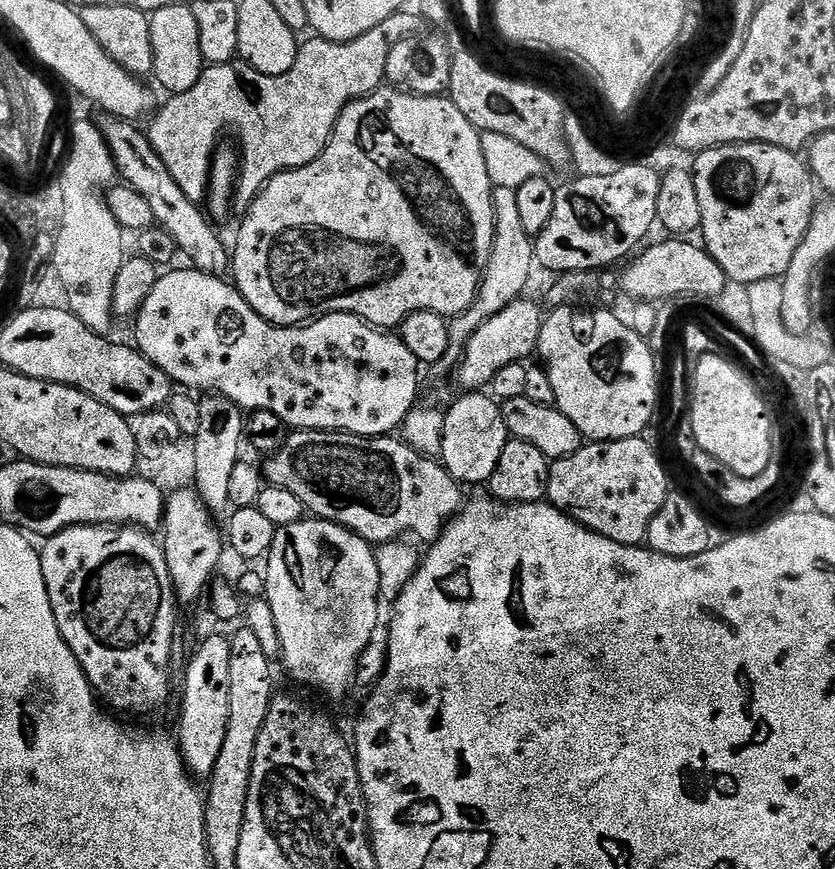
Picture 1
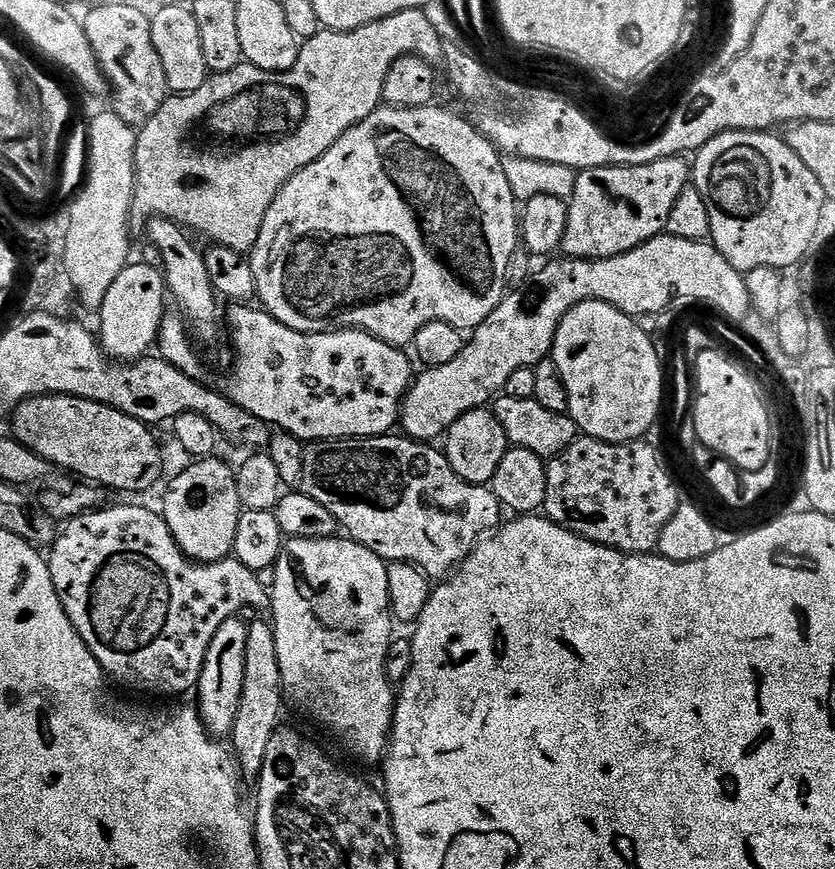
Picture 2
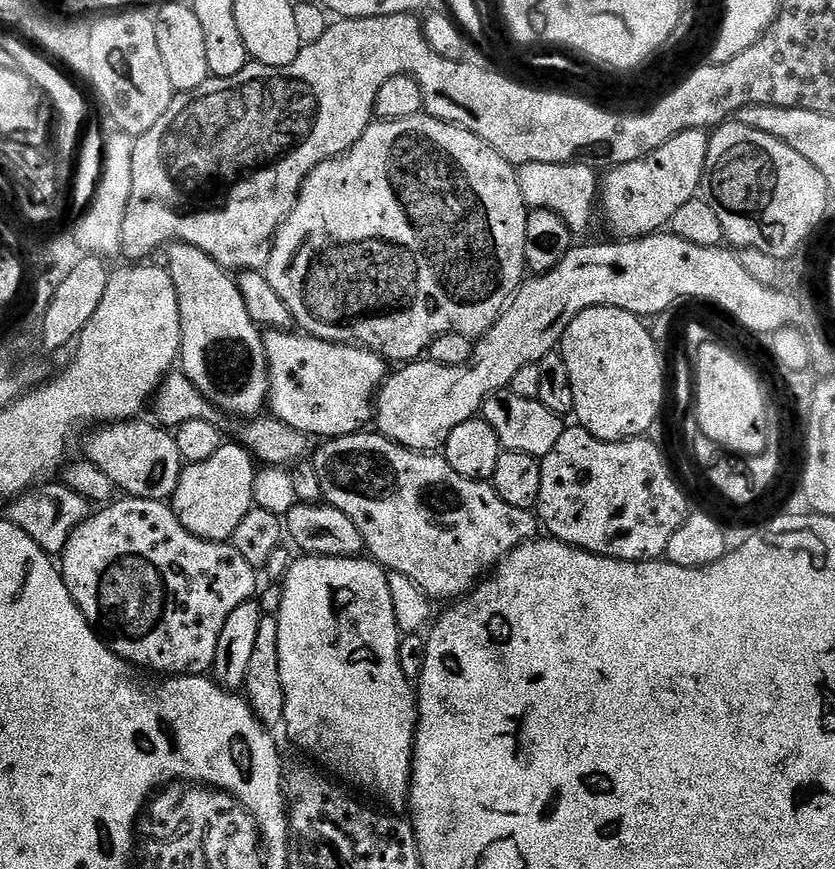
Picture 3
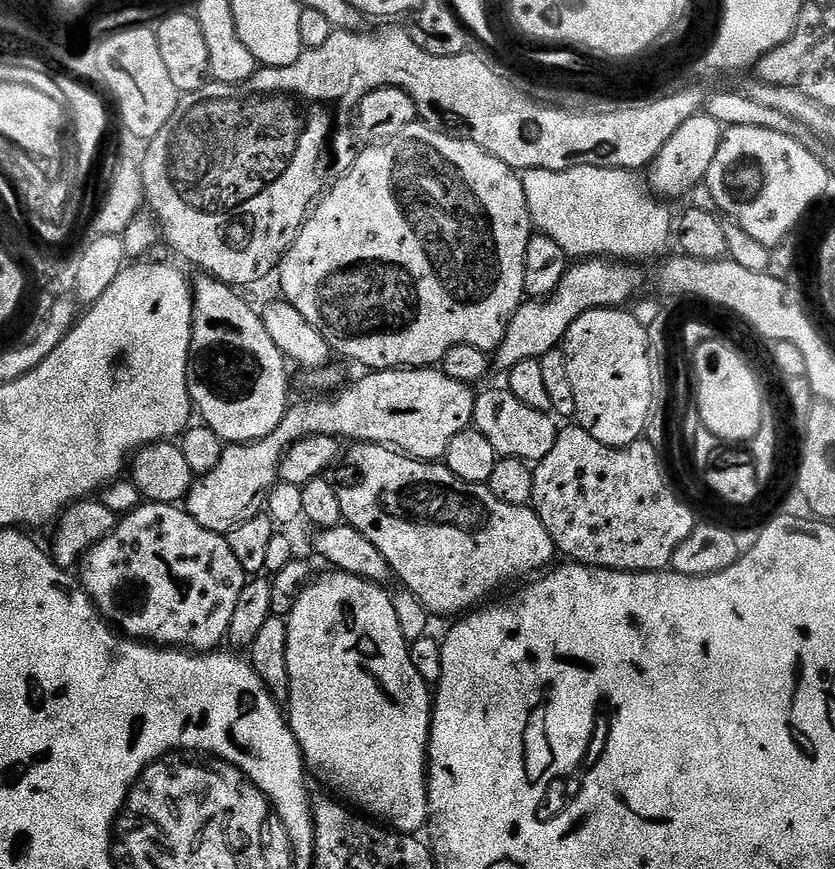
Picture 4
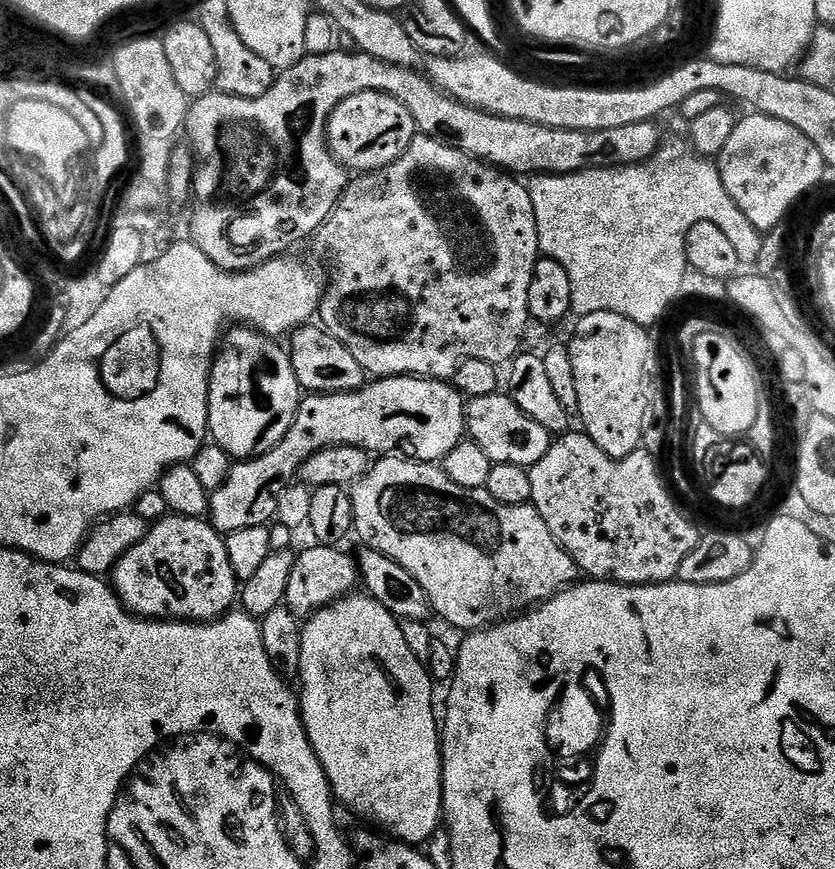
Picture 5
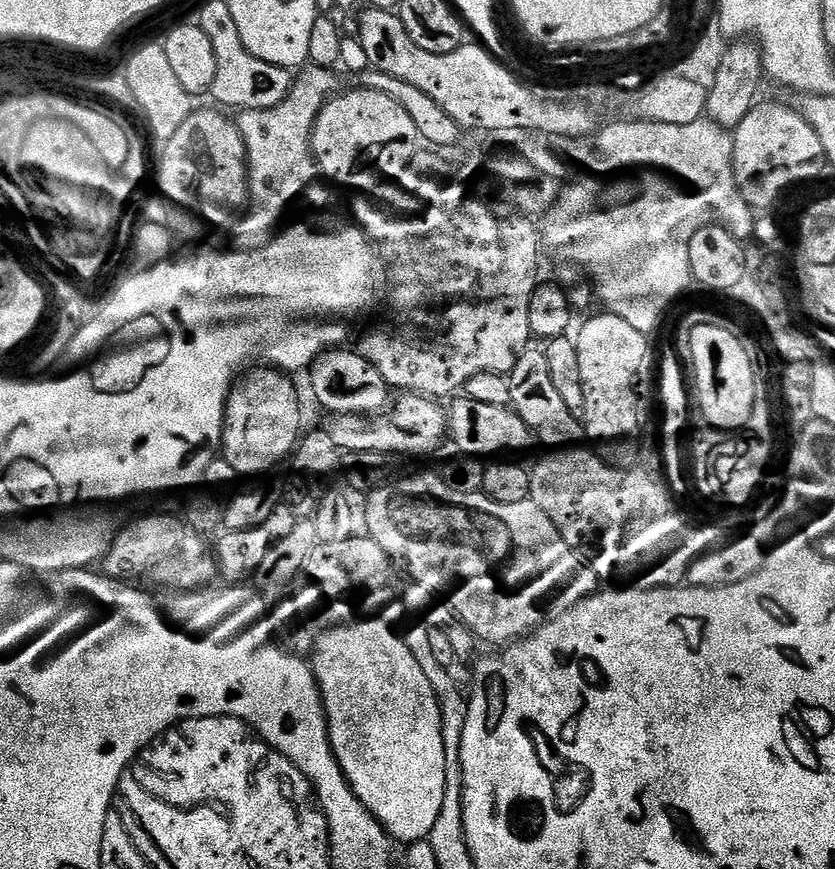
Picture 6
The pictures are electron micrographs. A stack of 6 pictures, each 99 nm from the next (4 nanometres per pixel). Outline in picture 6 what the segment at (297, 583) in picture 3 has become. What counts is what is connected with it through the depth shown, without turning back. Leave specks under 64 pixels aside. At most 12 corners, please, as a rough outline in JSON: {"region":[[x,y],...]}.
{"region":[[325,631],[328,741],[393,841],[446,794],[440,703],[399,631]]}

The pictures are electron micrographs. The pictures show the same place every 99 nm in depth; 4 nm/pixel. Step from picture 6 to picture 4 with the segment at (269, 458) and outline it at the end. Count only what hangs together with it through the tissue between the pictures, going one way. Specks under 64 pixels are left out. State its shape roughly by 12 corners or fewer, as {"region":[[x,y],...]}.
{"region":[[192,284],[188,389],[225,445],[272,436],[289,361],[263,315]]}

